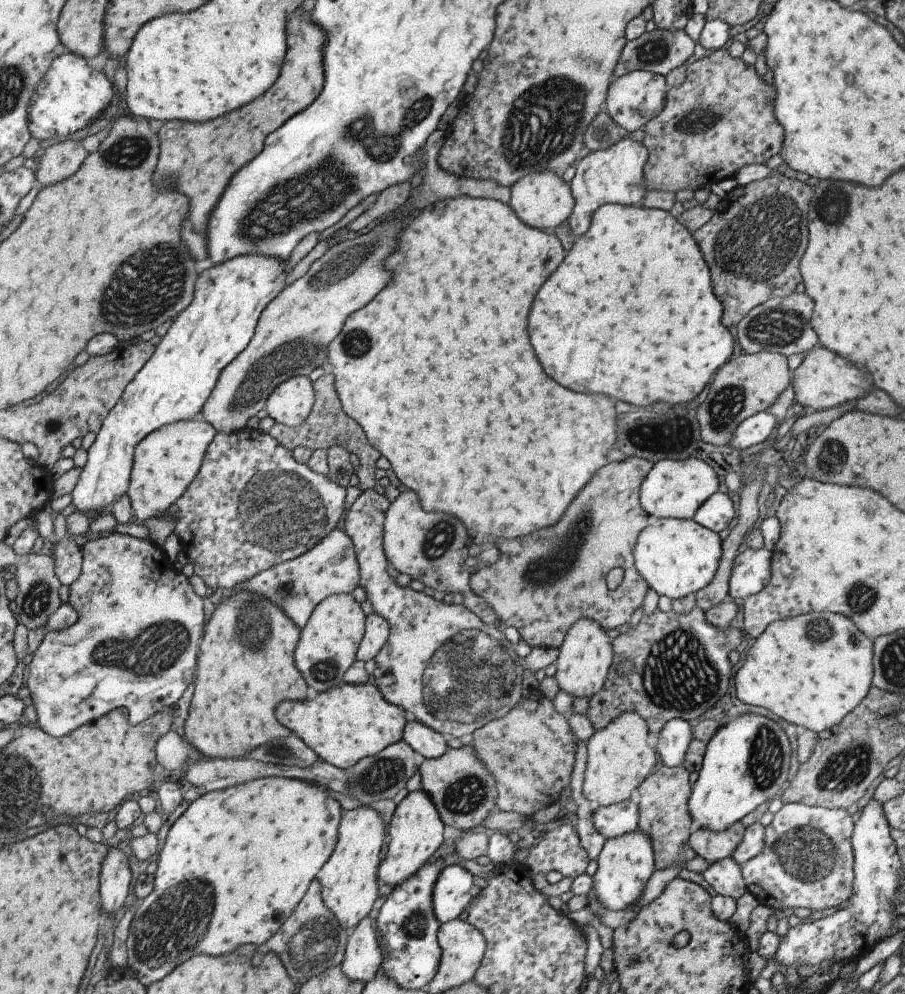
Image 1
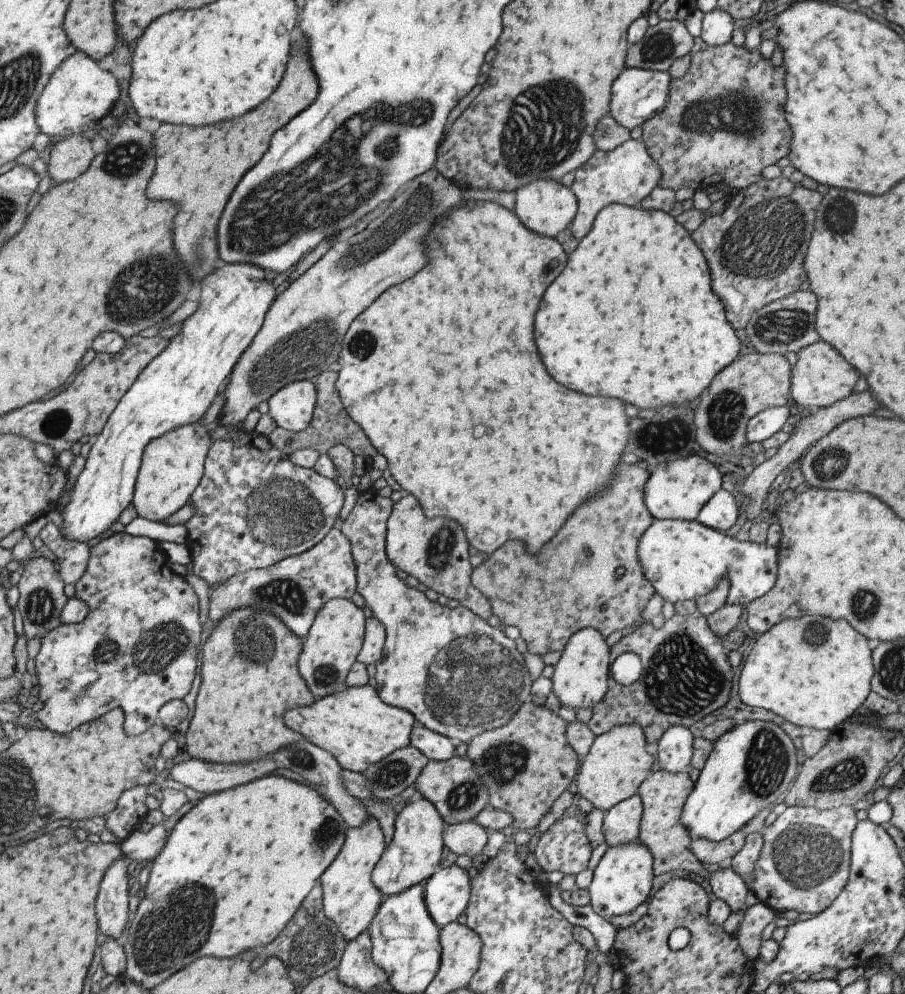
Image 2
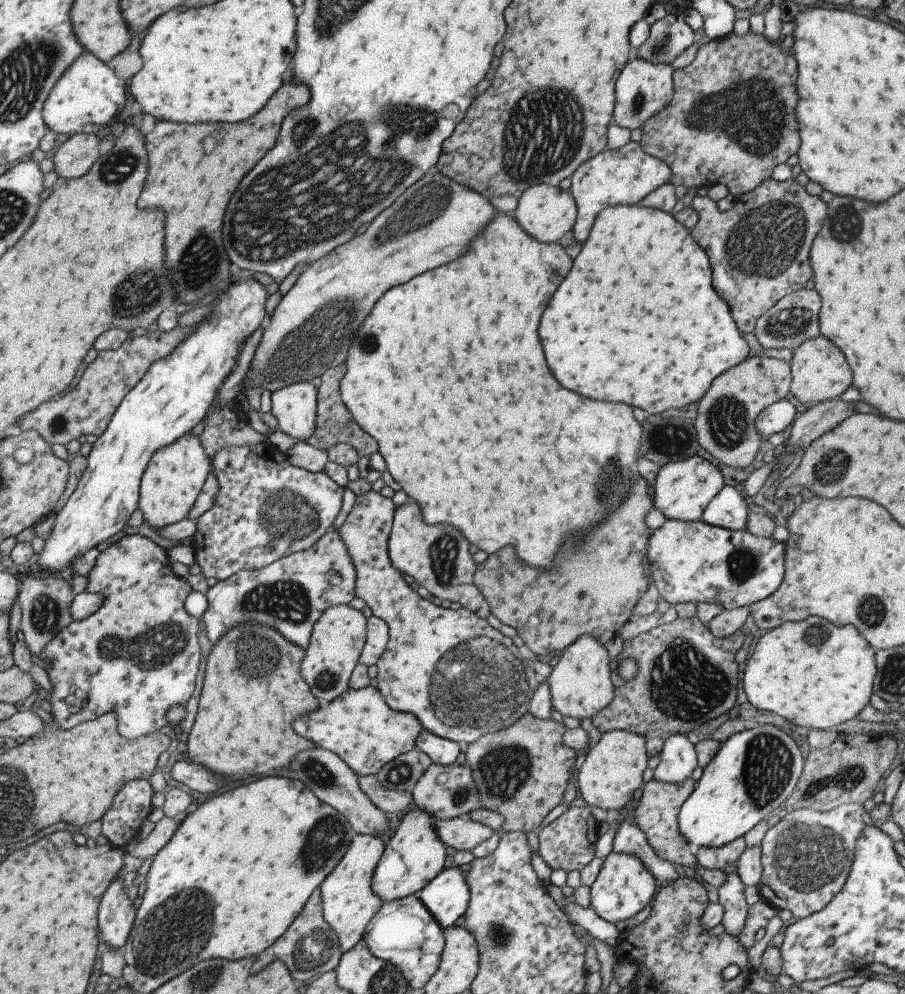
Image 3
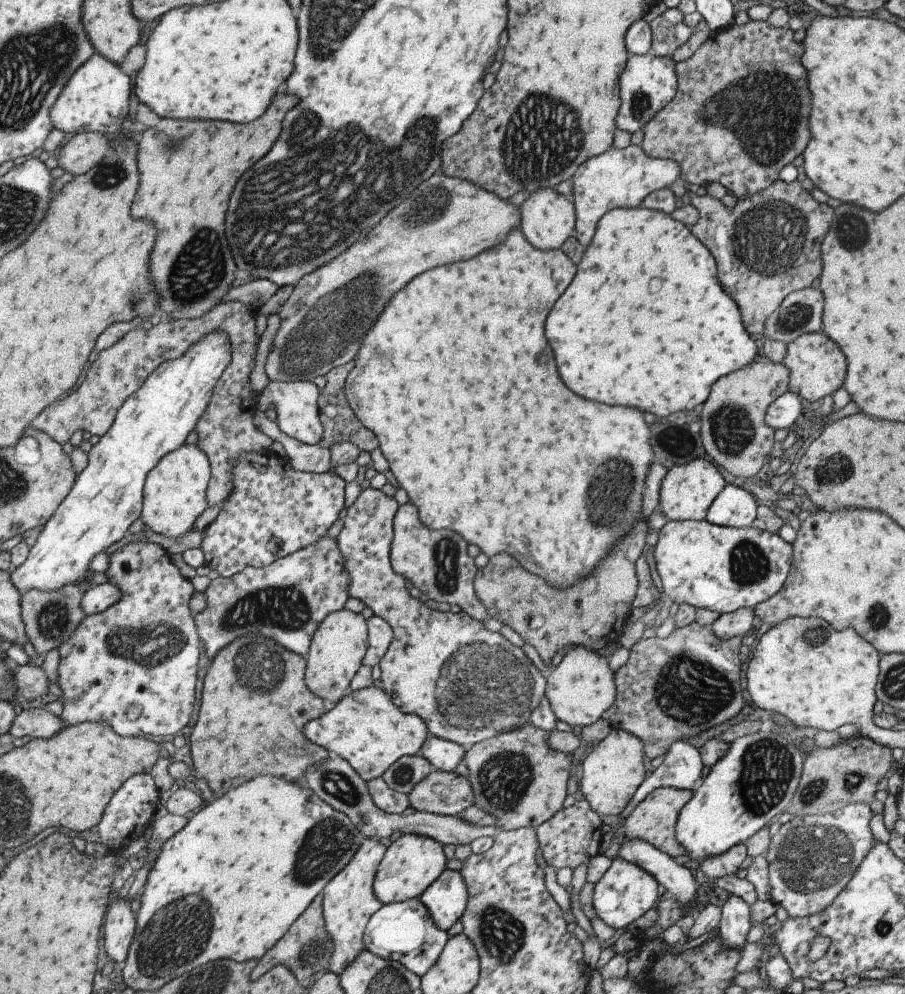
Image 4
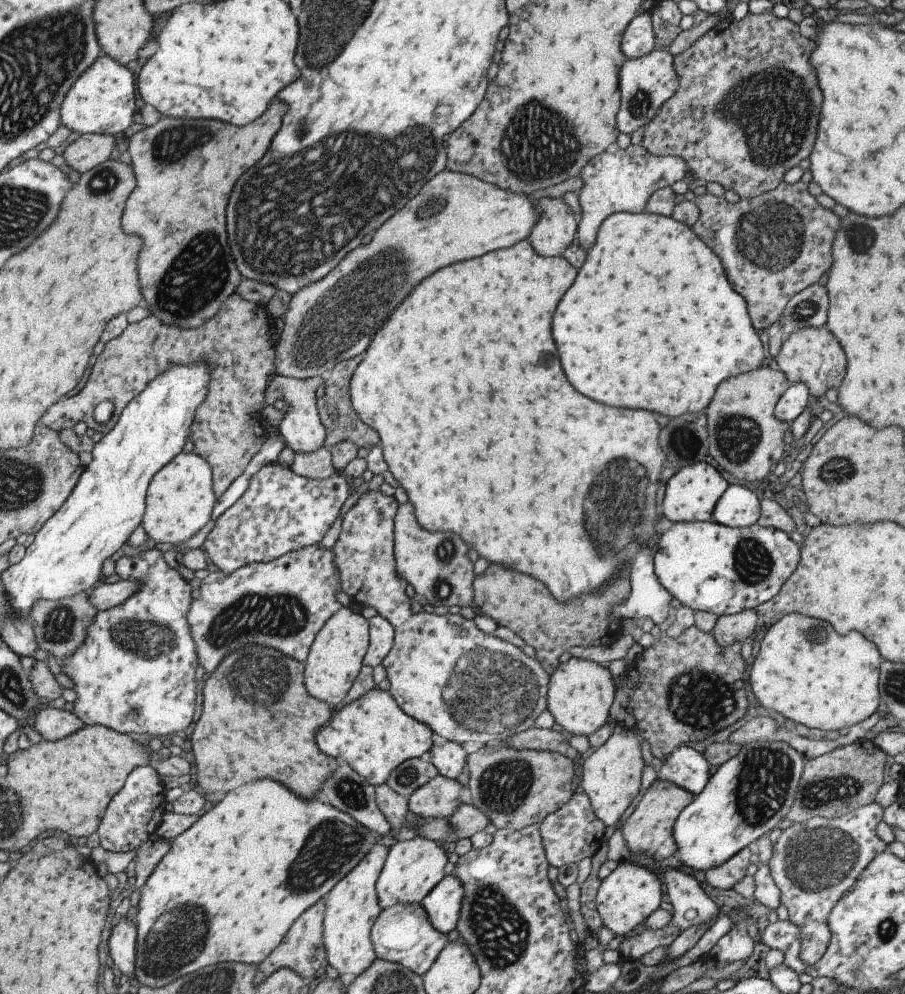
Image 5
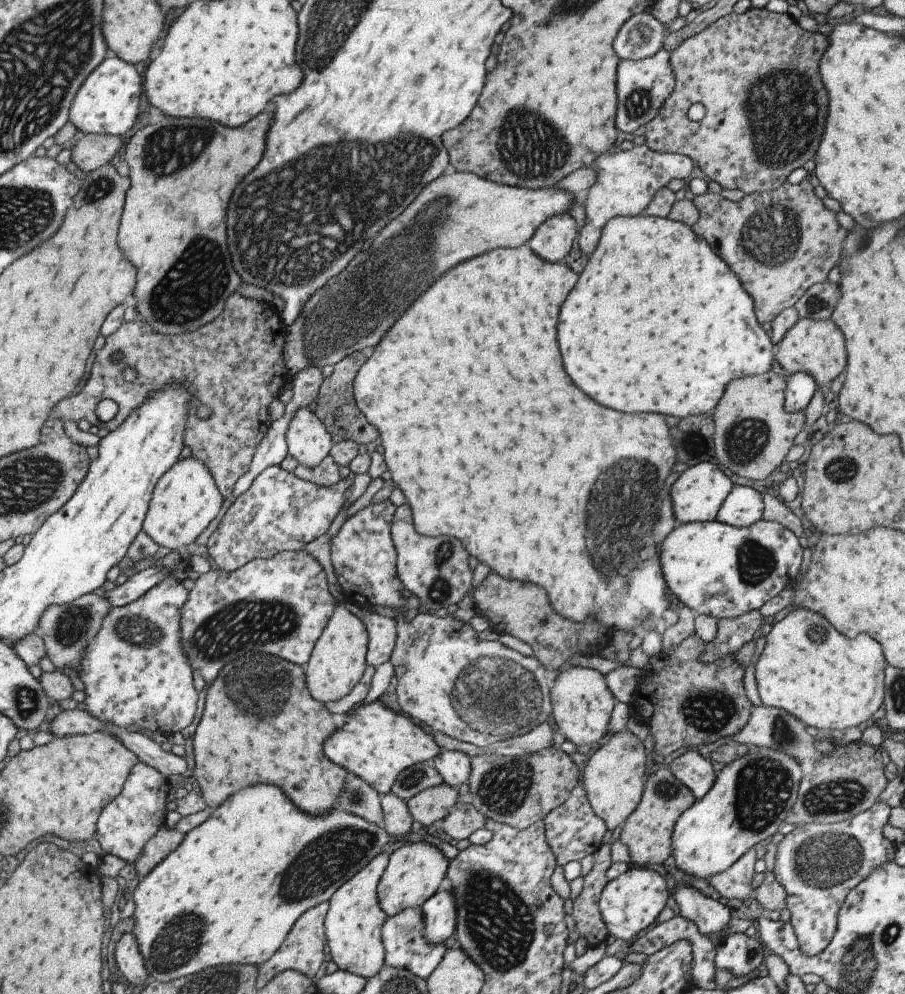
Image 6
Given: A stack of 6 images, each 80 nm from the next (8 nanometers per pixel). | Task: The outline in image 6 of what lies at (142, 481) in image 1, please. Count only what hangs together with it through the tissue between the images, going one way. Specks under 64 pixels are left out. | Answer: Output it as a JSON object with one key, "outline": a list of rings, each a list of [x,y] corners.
{"outline":[[[193,457],[178,459],[155,487],[147,513],[145,531],[164,551],[175,551],[191,544],[221,508],[221,494],[209,469]]]}

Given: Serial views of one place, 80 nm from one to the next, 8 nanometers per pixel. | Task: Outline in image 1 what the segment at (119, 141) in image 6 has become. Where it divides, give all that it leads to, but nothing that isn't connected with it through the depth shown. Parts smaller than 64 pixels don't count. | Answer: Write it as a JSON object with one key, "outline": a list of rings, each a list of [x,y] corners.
{"outline":[[[80,136],[63,142],[52,142],[38,160],[36,178],[45,186],[57,184],[57,182],[73,176],[81,168],[83,160],[87,156],[89,156],[89,152],[83,148]]]}

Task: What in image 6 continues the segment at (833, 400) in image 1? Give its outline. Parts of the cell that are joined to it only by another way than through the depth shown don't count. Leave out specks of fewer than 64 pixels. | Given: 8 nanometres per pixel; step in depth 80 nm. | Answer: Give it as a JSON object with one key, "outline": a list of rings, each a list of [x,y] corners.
{"outline":[[[799,319],[785,332],[783,338],[775,346],[774,359],[787,372],[787,376],[795,373],[807,373],[818,387],[826,389],[831,381],[841,377],[846,363],[846,352],[841,331],[829,320],[814,321]]]}

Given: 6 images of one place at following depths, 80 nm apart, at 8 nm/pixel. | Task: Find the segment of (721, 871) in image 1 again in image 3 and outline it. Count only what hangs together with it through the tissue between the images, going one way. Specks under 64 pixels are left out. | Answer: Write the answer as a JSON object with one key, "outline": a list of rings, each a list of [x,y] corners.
{"outline":[[[736,872],[726,874],[723,882],[717,887],[718,903],[723,907],[722,921],[724,932],[738,938],[744,927],[748,904],[744,899],[744,884]]]}

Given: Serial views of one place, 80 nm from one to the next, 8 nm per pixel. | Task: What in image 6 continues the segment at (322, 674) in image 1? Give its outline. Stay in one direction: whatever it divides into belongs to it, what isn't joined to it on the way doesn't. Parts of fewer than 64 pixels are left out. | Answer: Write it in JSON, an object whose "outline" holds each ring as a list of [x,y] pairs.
{"outline":[[[336,600],[335,610],[317,637],[305,663],[304,679],[309,696],[322,703],[342,699],[359,682],[359,677],[363,674],[366,667],[367,643],[365,625],[354,613],[354,608]]]}

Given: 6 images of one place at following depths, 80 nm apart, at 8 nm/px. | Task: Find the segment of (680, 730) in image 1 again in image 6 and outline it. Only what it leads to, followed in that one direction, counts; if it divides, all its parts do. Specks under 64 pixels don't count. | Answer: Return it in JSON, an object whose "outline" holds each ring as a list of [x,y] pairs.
{"outline":[[[693,750],[684,751],[673,758],[665,768],[669,769],[669,772],[682,782],[697,800],[711,788],[716,777],[711,763]]]}

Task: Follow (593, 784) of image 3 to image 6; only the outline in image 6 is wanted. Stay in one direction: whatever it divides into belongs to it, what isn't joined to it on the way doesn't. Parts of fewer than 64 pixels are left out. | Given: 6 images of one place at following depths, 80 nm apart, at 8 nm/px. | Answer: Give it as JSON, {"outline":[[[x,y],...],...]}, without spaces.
{"outline":[[[625,728],[611,735],[605,744],[595,747],[587,755],[581,766],[579,783],[586,792],[592,811],[603,820],[607,830],[623,824],[637,806],[644,789],[644,766],[642,742]]]}

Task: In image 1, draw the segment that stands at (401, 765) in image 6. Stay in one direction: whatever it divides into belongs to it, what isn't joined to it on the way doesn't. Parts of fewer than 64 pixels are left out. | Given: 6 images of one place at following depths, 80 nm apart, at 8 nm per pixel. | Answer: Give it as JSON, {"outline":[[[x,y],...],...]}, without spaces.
{"outline":[[[346,684],[318,693],[311,700],[289,702],[283,700],[275,706],[275,718],[291,735],[301,738],[323,763],[339,769],[353,766],[365,756],[375,756],[385,746],[399,742],[403,726],[409,715],[401,708],[389,704],[371,684]]]}

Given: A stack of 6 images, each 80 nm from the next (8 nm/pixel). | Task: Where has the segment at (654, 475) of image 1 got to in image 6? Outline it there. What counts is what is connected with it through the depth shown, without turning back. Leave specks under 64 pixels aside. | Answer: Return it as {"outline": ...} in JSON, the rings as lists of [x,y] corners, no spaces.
{"outline":[[[700,462],[681,471],[668,492],[670,509],[676,524],[715,521],[715,515],[732,486],[727,476],[709,462]]]}

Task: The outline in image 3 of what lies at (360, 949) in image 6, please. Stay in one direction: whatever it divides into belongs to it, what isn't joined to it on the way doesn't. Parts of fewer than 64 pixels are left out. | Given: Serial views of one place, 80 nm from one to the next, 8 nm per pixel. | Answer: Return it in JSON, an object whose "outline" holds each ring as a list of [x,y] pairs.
{"outline":[[[355,833],[344,855],[318,886],[322,917],[335,932],[341,954],[362,938],[367,923],[383,903],[370,887],[373,869],[383,849],[383,842],[375,835]]]}

